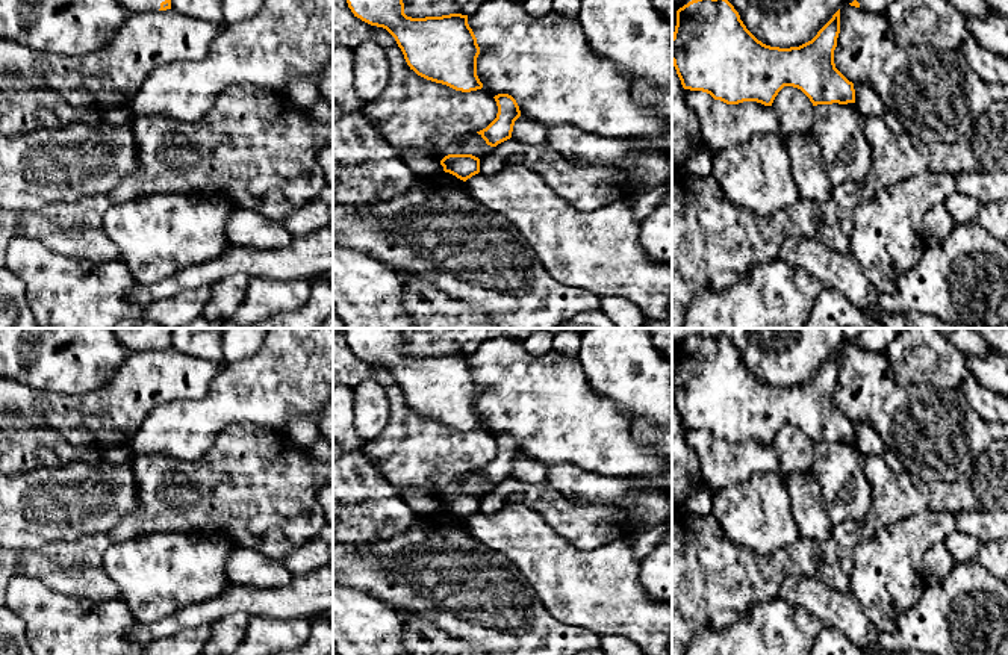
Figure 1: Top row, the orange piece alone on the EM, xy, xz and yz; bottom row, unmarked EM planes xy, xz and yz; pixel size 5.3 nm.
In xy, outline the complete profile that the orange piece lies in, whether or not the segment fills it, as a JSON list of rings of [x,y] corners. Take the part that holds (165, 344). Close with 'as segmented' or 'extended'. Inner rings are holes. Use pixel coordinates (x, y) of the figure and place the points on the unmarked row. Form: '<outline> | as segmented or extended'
[[[112,328],[130,351],[171,348],[171,328]]] | extended

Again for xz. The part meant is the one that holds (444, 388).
[[[345,328],[345,336],[354,355],[371,365],[386,368],[395,377],[407,404],[418,414],[462,431],[483,427],[483,422],[477,414],[480,386],[468,363],[468,354],[407,355],[404,352],[401,328]]] | as segmented

